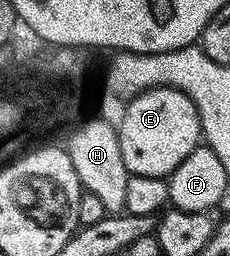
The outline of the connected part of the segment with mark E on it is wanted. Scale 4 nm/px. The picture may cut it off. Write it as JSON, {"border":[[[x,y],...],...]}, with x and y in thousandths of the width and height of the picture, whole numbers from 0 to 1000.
{"border":[[[683,336],[674,352],[596,367],[570,398],[543,402],[535,430],[548,434],[530,445],[530,480],[509,480],[504,504],[522,547],[522,609],[539,609],[539,641],[570,680],[722,695],[870,563],[878,488],[835,391],[800,359],[757,352],[743,336]]]}

